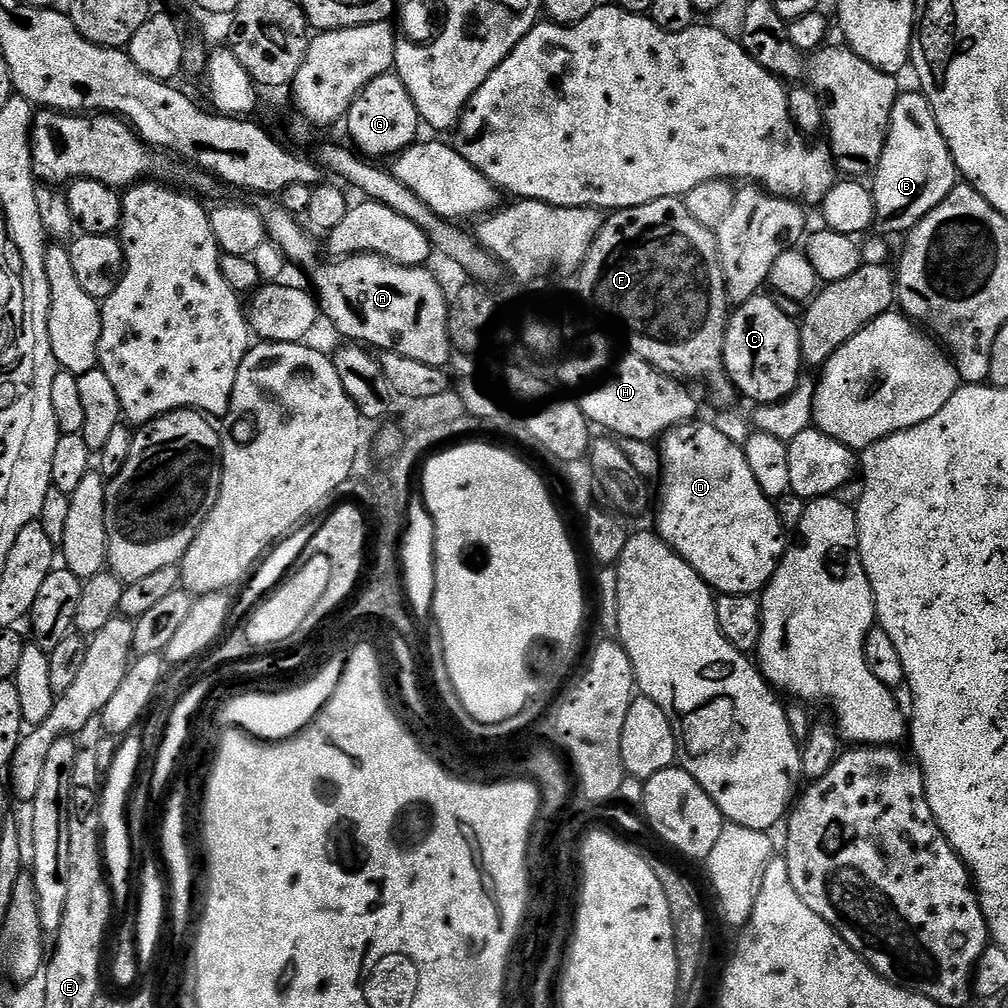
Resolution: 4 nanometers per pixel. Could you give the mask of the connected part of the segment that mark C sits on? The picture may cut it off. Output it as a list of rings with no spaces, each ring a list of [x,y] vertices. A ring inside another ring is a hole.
[[[757,294],[731,313],[728,329],[724,335],[724,371],[727,372],[733,389],[757,405],[778,403],[785,400],[797,389],[802,379],[800,355],[800,330],[797,321],[782,314],[771,295]]]

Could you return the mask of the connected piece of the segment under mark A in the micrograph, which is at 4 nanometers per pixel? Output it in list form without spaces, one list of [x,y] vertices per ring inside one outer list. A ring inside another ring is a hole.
[[[346,256],[333,259],[332,264],[320,264],[312,272],[314,295],[319,303],[323,319],[329,320],[348,342],[371,346],[380,352],[403,354],[426,362],[426,366],[444,368],[447,360],[454,356],[452,341],[448,339],[448,302],[440,284],[428,273],[427,267],[411,268],[398,266],[381,256]]]

